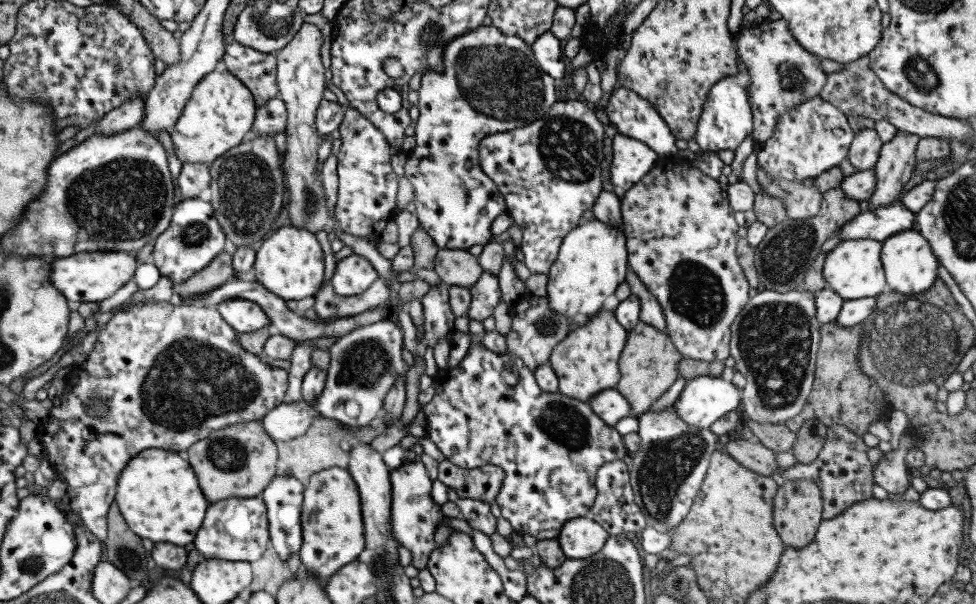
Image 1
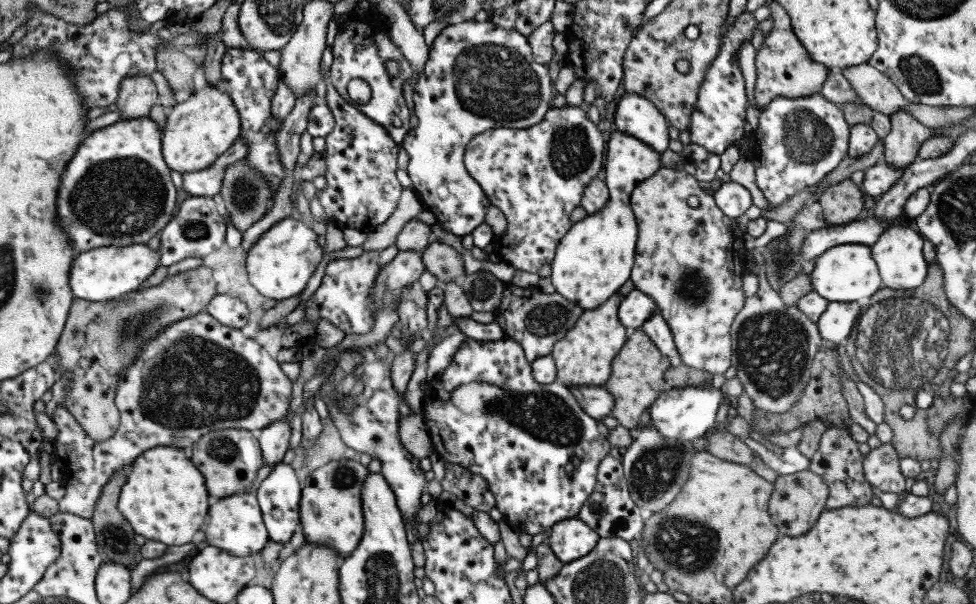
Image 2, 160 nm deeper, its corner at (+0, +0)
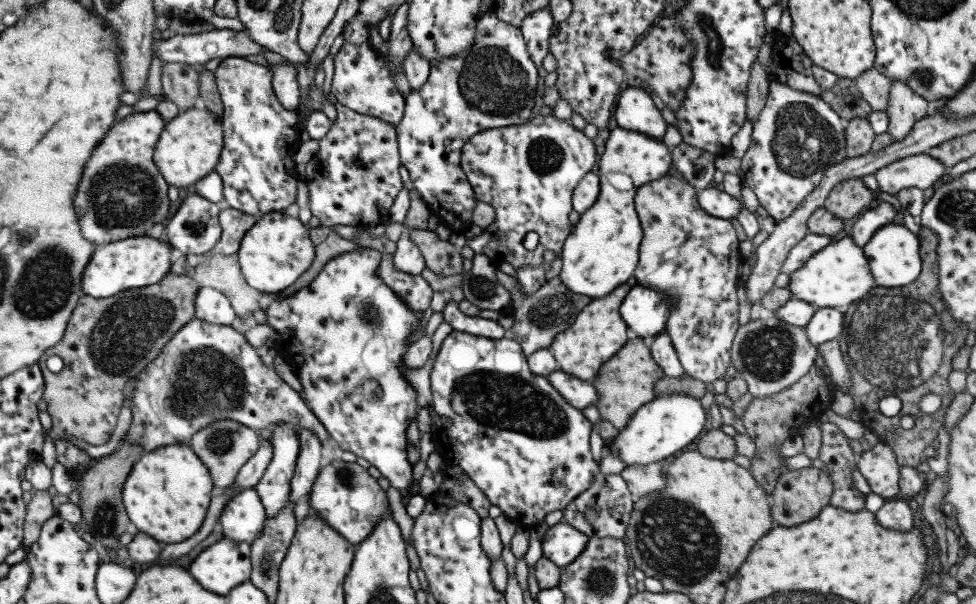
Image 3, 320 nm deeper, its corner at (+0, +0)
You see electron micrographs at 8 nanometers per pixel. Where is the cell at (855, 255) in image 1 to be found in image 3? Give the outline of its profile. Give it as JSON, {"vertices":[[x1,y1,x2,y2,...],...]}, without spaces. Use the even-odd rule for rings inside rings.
{"vertices":[[843,234,812,254,799,270,791,272,786,287,792,294,791,299,808,302,815,309,835,308,848,306,867,294,873,287,873,279,861,246,855,246,850,237]]}

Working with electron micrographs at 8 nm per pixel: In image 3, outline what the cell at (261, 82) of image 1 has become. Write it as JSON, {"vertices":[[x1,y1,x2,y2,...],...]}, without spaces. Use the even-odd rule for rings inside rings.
{"vertices":[[224,57,212,70,216,89,222,102,223,148,215,166,223,185,223,197,230,208,245,214,261,215,284,211,295,203,296,184,299,182,294,168,293,156,300,145,297,133,302,126,296,118,296,111,281,106,271,86,272,69,251,63,243,57]]}

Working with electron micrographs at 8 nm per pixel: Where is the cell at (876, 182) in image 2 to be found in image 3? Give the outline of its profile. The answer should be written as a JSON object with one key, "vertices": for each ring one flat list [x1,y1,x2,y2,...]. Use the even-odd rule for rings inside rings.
{"vertices":[[922,153,897,160,879,169,873,176,880,192,896,195,902,189,914,187,923,191,929,186,936,186,947,170,937,160]]}

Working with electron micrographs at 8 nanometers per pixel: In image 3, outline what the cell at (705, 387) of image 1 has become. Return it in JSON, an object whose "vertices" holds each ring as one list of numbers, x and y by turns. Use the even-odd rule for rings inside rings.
{"vertices":[[669,394,654,398,641,406,627,424,619,430,604,446,605,454,617,456,624,466,636,464,645,466,657,460,669,459,689,444,703,430,705,410,699,403,699,398,687,394]]}

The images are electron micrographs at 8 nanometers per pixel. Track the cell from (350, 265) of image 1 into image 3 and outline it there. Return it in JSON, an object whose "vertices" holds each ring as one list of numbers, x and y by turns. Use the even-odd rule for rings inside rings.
{"vertices":[[357,247,356,249,350,250,349,252,342,252,335,258,331,258,319,274,315,275,315,278,307,286,303,286,299,290,296,290,293,294,288,297,280,297,281,292,276,293,261,293,258,298,258,306,265,312,265,324,271,326,277,332,277,338,275,338,275,352,276,356,280,356,284,361,291,366,293,369,294,376,301,384,302,388,302,400,304,404,309,408,315,418,323,425,323,428,328,432,328,436,331,437,337,446,343,451,353,452,356,457,367,460,371,466,374,466,381,476,384,476,389,482,390,486,393,486,399,490,400,494,403,495,409,482,411,480,411,468,413,465,406,459,406,441,405,441,405,428,409,426,409,422,416,417,416,392,415,389,410,385,410,382,406,379,404,372,406,372,406,366,402,361,403,353,407,350,408,343,407,338,413,334,417,322,423,312,414,311,409,308,407,303,404,303,378,276,377,268,379,268,379,262,382,259,381,252,373,250,372,248],[363,380,375,380,381,388,381,396,379,398,374,395,361,395,357,393,357,390,361,388,361,382]]}

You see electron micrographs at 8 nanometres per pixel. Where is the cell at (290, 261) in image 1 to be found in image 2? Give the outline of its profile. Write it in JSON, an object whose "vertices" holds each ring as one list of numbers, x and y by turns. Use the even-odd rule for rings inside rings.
{"vertices":[[287,217,274,222,246,252,245,271,250,285,262,297,273,300,301,294,322,258,322,248,315,240,317,235,300,219]]}

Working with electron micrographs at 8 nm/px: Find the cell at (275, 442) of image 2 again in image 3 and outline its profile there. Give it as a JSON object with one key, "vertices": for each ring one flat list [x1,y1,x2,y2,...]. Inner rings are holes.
{"vertices":[[270,437,263,440,260,438,255,454,241,466,231,485,240,490,253,488,259,482,267,463,271,460,271,453]]}

